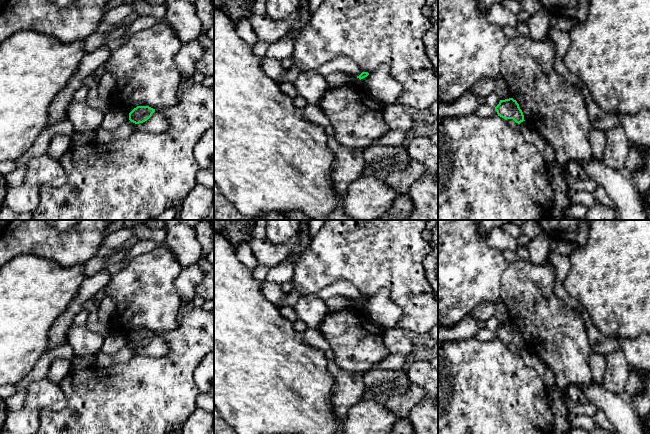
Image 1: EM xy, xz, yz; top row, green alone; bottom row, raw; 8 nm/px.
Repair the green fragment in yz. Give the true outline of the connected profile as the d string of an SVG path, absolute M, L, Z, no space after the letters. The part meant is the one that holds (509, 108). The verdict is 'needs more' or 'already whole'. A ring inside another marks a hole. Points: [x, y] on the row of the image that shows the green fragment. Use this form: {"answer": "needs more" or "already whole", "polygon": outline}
{"answer": "already whole", "polygon": "M513 98L500 100L499 104L495 107L498 116L507 119L513 119L516 123L520 124L524 120L524 115L519 107L519 104Z"}

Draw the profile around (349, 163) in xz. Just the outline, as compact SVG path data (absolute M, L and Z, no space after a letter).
M334 136L327 138L328 147L335 153L332 181L336 194L344 199L349 185L359 177L365 167L363 150L340 144Z

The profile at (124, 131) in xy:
M128 120L113 131L107 131L103 128L98 128L95 131L95 139L100 143L107 143L116 139L126 139L137 130L137 124Z

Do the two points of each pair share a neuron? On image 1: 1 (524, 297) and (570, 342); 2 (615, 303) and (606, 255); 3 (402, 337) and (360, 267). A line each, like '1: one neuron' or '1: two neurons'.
1: one neuron
2: one neuron
3: two neurons

